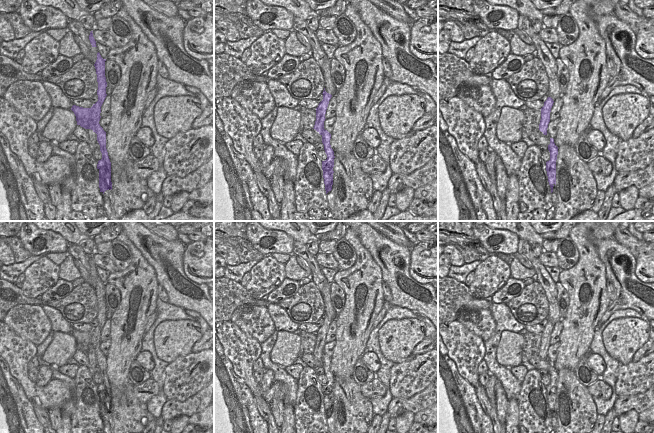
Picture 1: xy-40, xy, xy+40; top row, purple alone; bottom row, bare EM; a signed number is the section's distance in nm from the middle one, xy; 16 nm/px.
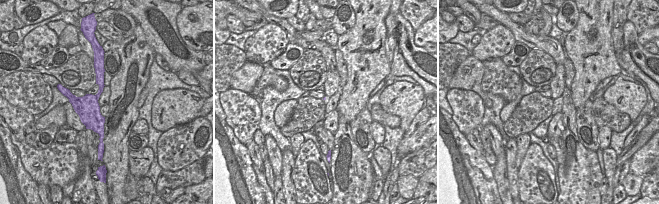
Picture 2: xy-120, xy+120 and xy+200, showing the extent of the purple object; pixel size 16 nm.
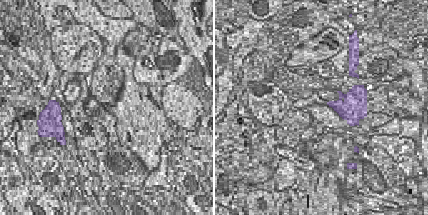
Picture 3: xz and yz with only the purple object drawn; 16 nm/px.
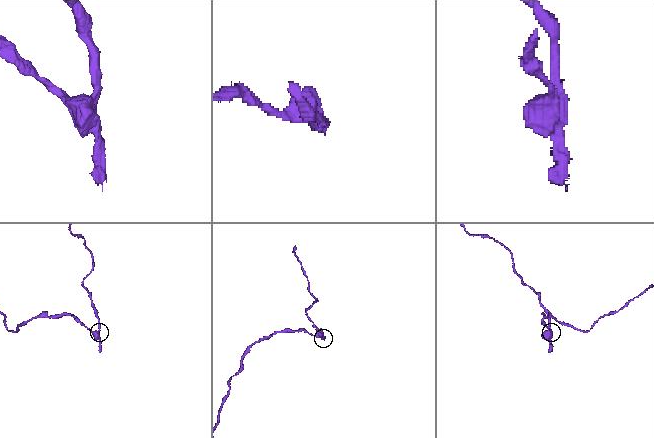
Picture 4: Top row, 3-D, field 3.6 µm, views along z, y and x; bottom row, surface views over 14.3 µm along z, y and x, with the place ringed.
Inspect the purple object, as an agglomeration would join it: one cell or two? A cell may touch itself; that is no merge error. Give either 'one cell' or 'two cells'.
two cells

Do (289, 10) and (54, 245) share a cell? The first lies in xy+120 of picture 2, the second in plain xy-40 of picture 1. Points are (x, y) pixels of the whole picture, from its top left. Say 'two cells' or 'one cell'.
one cell

